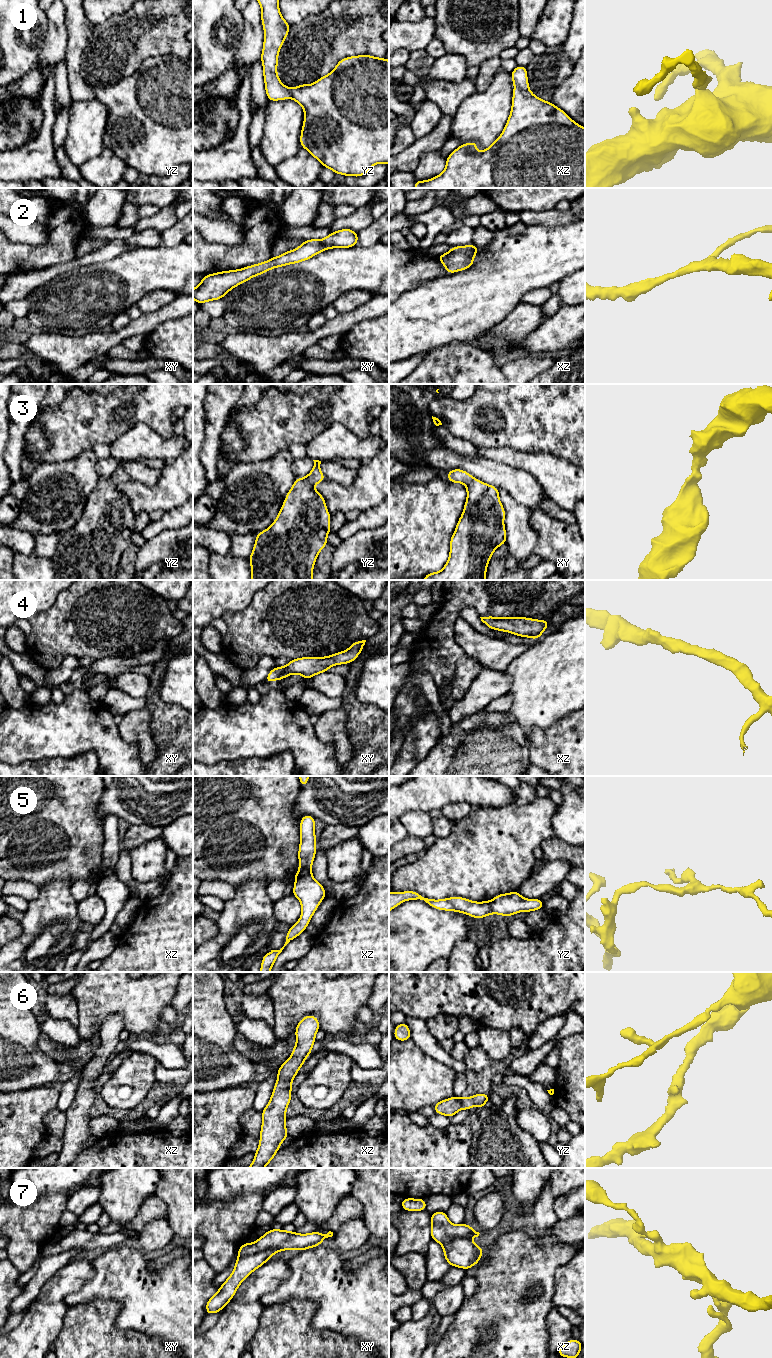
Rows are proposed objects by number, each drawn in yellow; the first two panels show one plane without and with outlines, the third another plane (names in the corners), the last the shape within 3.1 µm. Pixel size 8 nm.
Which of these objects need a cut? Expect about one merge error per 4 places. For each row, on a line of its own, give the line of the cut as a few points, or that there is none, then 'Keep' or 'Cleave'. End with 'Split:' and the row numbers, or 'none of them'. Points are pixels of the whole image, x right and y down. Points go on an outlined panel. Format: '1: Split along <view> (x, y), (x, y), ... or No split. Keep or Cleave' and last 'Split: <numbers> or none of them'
1: No split. Keep
2: No split. Keep
3: No split. Keep
4: No split. Keep
5: Split along xz (311, 873), (296, 880). Cleave
6: No split. Keep
7: Split along xy (279, 1251), (276, 1249), (264, 1249), (242, 1255), (238, 1258). Cleave
Split: 5, 7

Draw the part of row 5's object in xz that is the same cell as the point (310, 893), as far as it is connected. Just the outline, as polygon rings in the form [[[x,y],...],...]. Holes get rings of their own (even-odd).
[[[310,874],[295,881],[292,895],[300,901],[302,907],[300,919],[286,932],[286,942],[283,947],[280,950],[271,950],[263,956],[260,972],[270,972],[277,956],[282,952],[284,947],[305,931],[314,912],[326,897],[326,892],[323,885],[318,883],[312,874]]]

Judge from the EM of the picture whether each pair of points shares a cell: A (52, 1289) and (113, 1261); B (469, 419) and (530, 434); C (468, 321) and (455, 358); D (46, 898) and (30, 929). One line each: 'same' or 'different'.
A: different
B: same
C: different
D: same

